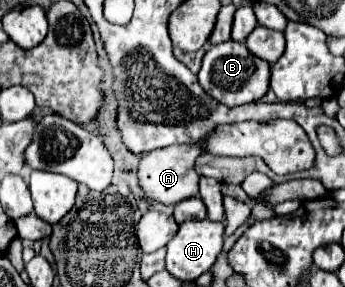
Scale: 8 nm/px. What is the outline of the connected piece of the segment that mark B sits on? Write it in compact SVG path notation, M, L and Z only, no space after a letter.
M229 39L227 43L211 45L199 69L199 83L203 85L203 89L227 107L259 101L269 91L269 77L271 77L271 65L249 53L245 43L233 39Z

